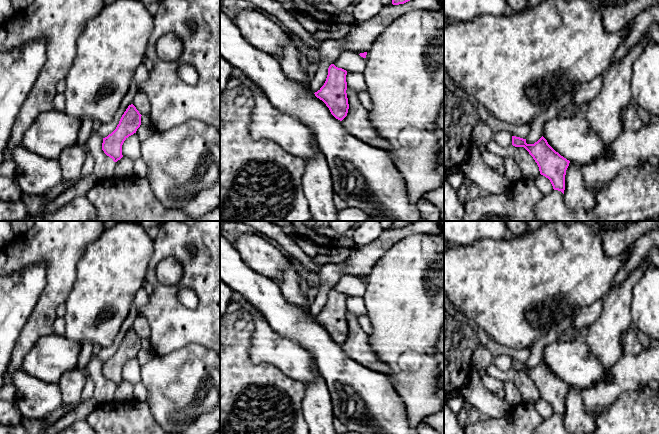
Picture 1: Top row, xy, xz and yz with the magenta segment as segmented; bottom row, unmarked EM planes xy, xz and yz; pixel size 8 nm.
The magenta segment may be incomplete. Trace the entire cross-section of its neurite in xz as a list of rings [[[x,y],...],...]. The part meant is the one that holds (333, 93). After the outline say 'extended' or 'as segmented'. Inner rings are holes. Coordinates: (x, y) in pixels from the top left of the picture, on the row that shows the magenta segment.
[[[331,64],[324,85],[314,93],[326,104],[331,114],[340,121],[347,116],[349,109],[346,75],[346,70]]]; as segmented

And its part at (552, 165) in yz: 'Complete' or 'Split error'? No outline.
Complete

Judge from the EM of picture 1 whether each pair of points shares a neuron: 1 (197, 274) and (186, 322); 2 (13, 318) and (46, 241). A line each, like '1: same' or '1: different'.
1: same
2: different

